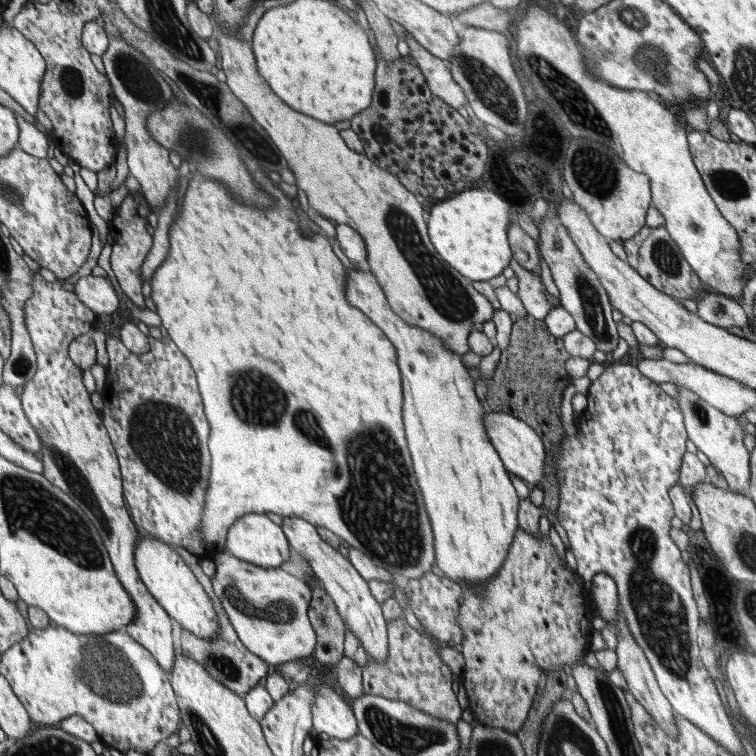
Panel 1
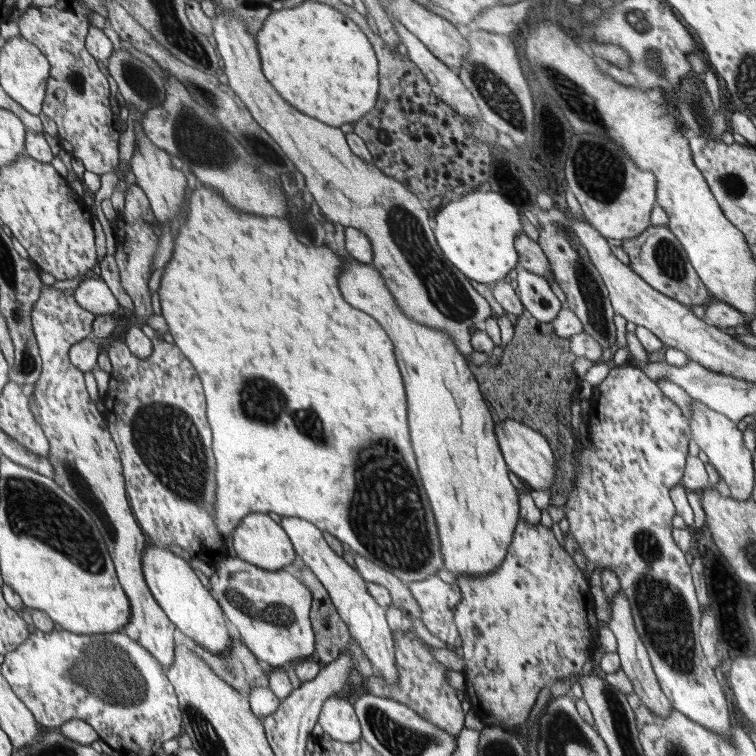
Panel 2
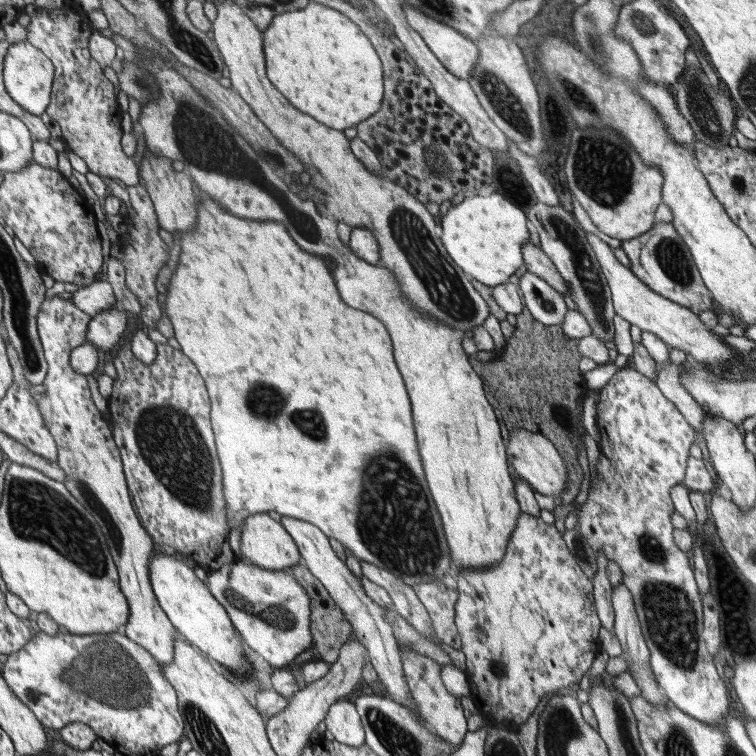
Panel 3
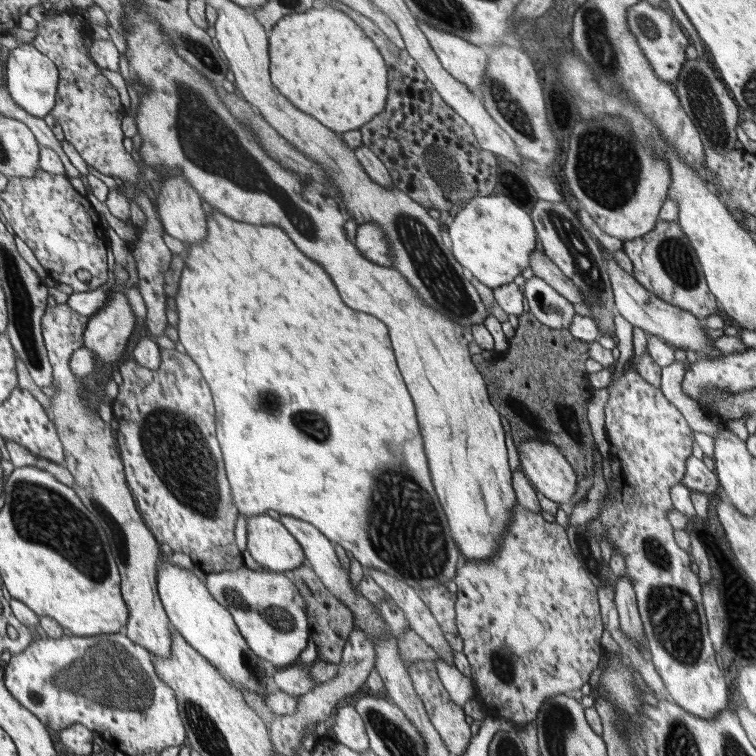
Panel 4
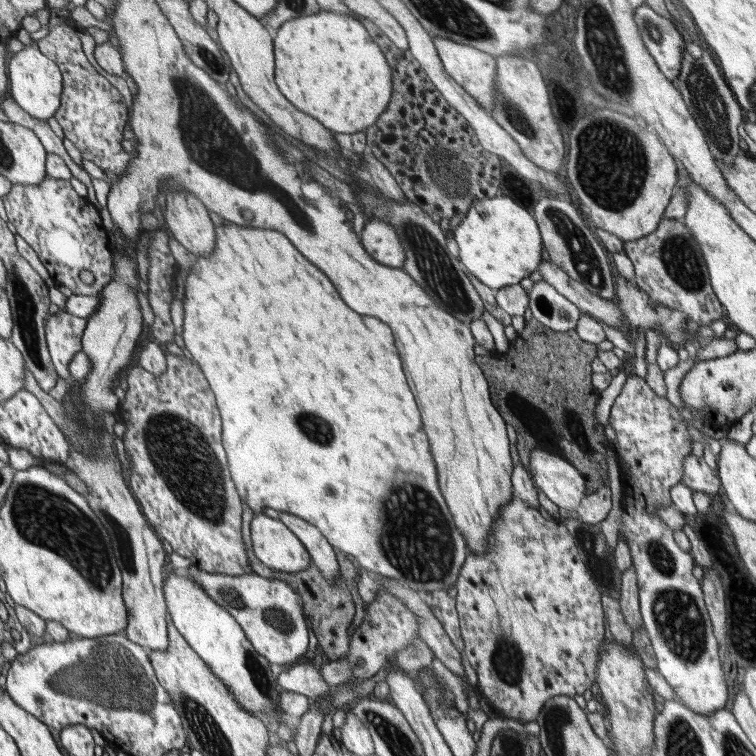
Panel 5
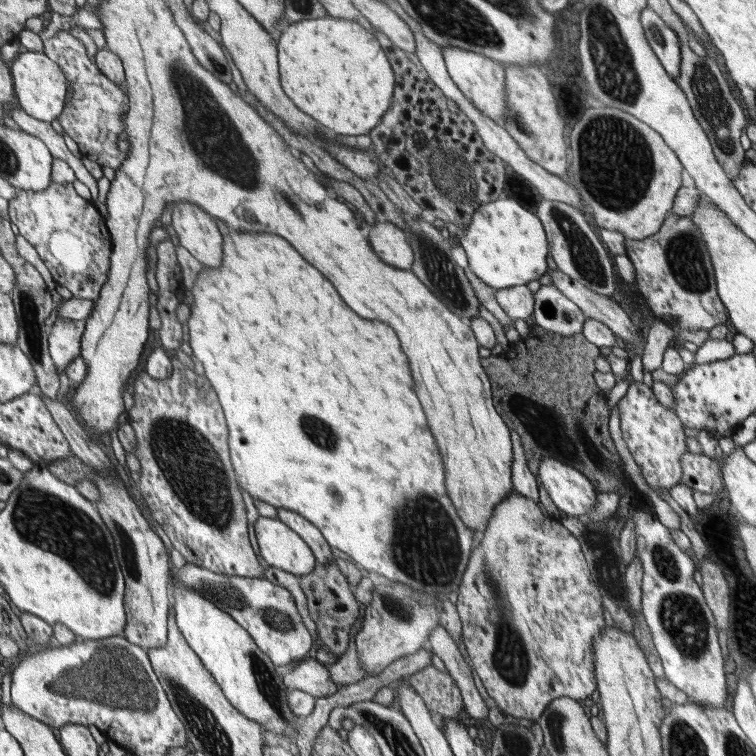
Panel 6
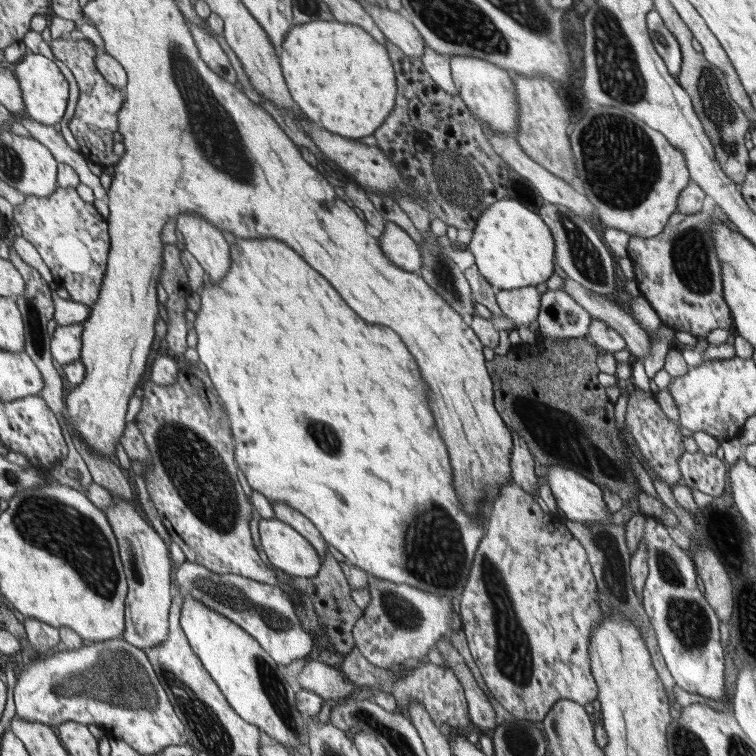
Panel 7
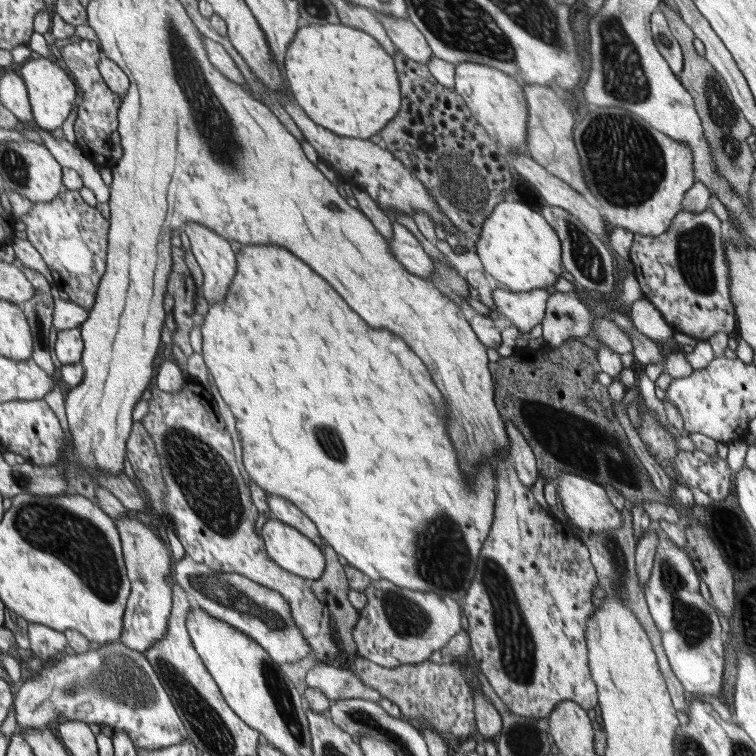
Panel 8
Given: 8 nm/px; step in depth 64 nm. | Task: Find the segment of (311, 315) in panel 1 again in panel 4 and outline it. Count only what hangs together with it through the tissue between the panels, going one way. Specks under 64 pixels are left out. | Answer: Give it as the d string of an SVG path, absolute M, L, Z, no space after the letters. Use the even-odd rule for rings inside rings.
M213 210L213 214L206 216L207 225L209 226L207 238L205 238L203 242L199 242L199 244L184 244L187 248L188 257L184 260L185 266L180 278L180 289L178 289L178 294L174 297L179 318L177 330L180 344L184 346L187 354L193 358L193 361L197 363L198 366L202 366L202 370L206 370L206 378L210 378L209 389L214 393L214 402L217 410L217 438L222 446L225 469L227 470L227 477L231 484L235 505L241 510L241 513L247 517L266 513L267 510L276 510L280 515L292 515L294 518L313 523L315 527L318 527L318 530L322 531L322 534L326 535L326 538L330 539L332 544L335 542L335 544L343 546L346 552L352 552L352 556L362 564L365 570L368 568L375 568L382 572L386 571L397 574L412 588L426 588L428 586L436 586L438 583L447 585L450 580L453 580L453 578L457 576L458 570L456 569L456 566L458 566L458 560L460 560L461 550L453 537L453 532L451 531L449 520L443 509L443 504L439 501L438 494L437 492L434 492L434 486L432 486L430 466L428 466L429 460L427 459L427 452L424 448L424 439L420 432L420 425L416 418L415 404L413 403L411 394L408 394L409 390L407 389L407 384L400 374L401 370L397 365L397 355L393 349L392 340L390 340L390 336L388 336L389 332L386 330L386 323L382 322L381 319L376 318L374 315L354 312L352 308L344 306L344 302L340 300L340 296L338 296L338 292L336 292L336 286L332 284L329 272L326 272L324 267L318 266L318 262L315 260L306 258L306 256L294 246L294 242L284 234L282 228L278 228L278 226L250 226L250 224L244 224L244 222L238 222L232 218L228 218L216 210ZM274 388L276 388L276 396L278 396L280 402L282 402L282 404L278 404L278 406L270 406L270 404L268 404L268 394L272 396L272 394L274 394ZM254 422L268 422L268 424L254 424ZM386 472L388 472L388 474L386 474ZM392 472L394 472L394 474L392 474ZM382 474L386 474L386 476L384 476L382 482L380 482L380 476L382 476ZM396 474L404 474L404 476L396 476ZM408 478L412 478L412 480L408 480ZM376 482L380 482L378 492L374 492L374 490L376 490ZM372 494L374 494L374 504L376 504L376 508L372 506ZM380 506L382 506L382 512L380 512Z

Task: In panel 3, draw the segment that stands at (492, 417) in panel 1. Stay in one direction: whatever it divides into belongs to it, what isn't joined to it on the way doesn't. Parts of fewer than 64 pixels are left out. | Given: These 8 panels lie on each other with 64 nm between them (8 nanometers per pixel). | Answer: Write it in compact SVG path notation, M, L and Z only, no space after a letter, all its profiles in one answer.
M516 430L516 432L510 432L509 435L510 464L514 466L518 476L524 479L535 492L540 492L544 496L552 496L554 498L561 496L568 484L568 470L564 466L562 456L554 448L554 444L548 438L544 438L540 434L532 434L528 430Z

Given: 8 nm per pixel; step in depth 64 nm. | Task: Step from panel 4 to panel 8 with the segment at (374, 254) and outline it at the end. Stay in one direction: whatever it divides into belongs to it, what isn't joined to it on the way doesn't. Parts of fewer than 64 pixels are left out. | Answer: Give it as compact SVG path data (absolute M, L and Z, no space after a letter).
M394 222L393 229L393 236L388 240L395 257L410 273L429 281L432 277L432 271L435 269L432 257L403 224Z

